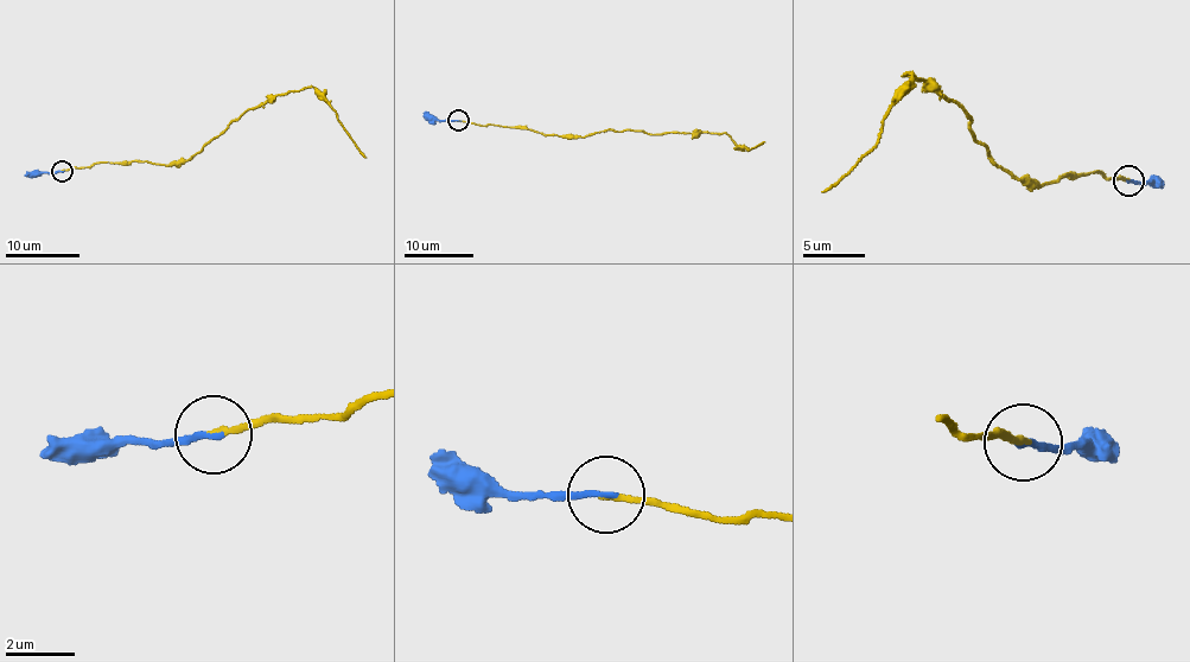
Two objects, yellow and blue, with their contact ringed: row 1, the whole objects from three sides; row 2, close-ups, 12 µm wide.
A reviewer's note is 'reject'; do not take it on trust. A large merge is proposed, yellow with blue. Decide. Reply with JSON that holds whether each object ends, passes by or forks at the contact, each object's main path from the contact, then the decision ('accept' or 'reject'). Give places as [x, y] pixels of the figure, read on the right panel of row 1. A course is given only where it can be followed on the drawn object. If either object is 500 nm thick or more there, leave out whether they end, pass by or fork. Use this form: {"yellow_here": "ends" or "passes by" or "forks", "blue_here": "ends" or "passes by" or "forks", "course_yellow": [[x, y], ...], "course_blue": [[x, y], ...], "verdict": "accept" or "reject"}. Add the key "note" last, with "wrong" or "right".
{"yellow_here": "ends", "blue_here": "ends", "course_yellow": [[1130, 179], [1090, 171], [1028, 189], [996, 164], [972, 119], [910, 74], [876, 144], [821, 192]], "course_blue": [[1130, 179], [1157, 178], [1153, 182]], "verdict": "accept", "note": "wrong"}

